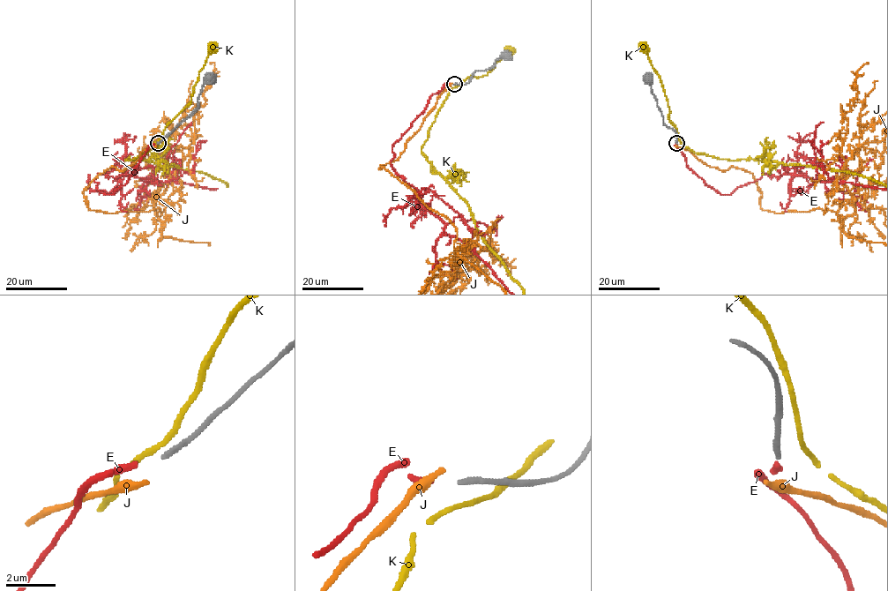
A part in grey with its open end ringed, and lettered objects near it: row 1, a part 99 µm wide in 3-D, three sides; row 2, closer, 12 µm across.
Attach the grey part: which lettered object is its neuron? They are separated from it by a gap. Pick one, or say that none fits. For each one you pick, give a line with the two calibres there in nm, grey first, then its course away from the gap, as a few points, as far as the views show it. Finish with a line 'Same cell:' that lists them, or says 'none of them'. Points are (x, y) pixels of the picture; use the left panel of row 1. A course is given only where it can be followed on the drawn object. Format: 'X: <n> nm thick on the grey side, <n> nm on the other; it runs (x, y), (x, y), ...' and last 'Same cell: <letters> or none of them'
E: 200 nm thick on the grey side, 240 nm on the other
Same cell: E

